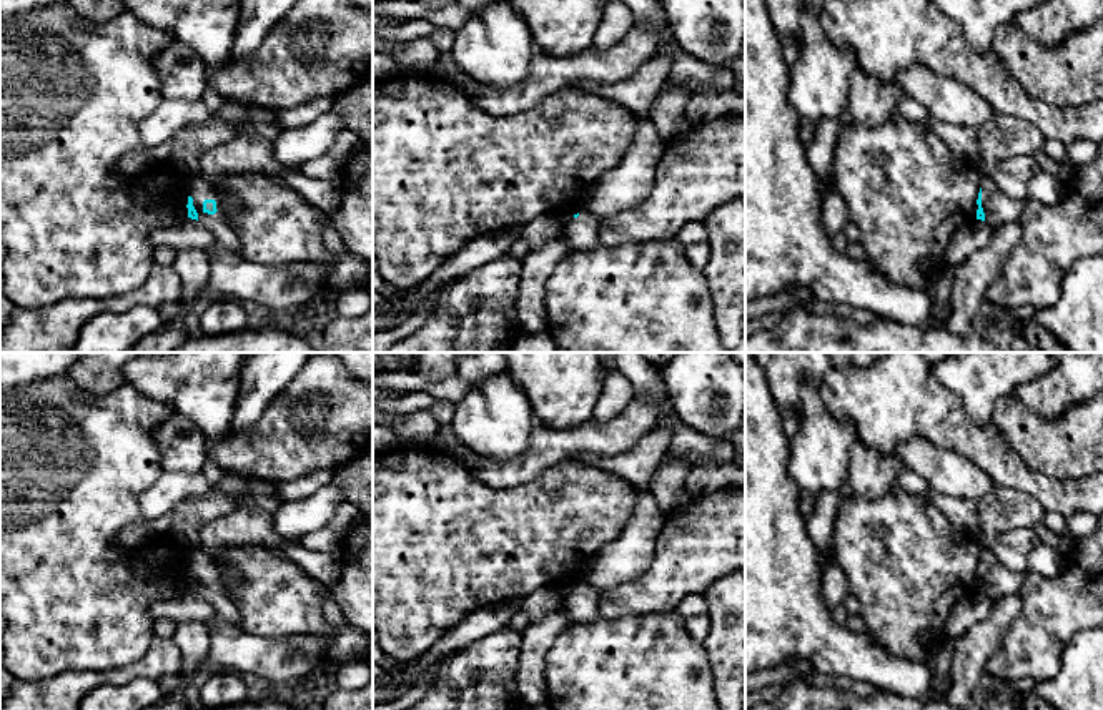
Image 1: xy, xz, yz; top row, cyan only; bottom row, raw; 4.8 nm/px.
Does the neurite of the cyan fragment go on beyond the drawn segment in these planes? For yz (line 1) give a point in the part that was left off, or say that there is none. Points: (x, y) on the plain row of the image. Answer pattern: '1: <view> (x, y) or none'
1: yz (999, 581)

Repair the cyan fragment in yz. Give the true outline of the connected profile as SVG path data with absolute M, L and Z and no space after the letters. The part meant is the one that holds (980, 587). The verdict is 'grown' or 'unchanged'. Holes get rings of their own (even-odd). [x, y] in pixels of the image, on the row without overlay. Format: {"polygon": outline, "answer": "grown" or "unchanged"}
{"polygon": "M983 549L977 577L977 592L987 594L995 604L1007 595L1018 594L1025 574L1010 572L990 549Z", "answer": "grown"}

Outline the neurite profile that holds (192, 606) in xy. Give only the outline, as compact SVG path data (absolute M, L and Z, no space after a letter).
M185 590L183 597L178 600L155 600L150 605L150 615L156 619L171 619L176 624L185 620L198 620L208 624L216 617L211 604L196 592Z

